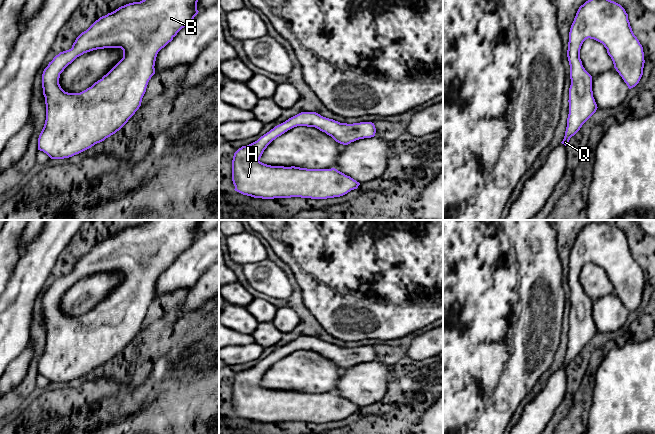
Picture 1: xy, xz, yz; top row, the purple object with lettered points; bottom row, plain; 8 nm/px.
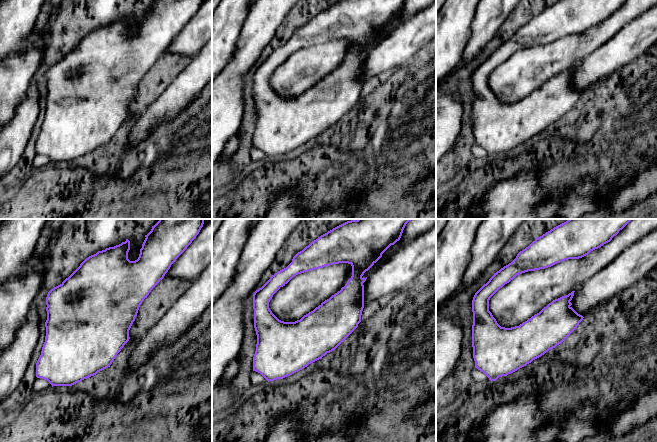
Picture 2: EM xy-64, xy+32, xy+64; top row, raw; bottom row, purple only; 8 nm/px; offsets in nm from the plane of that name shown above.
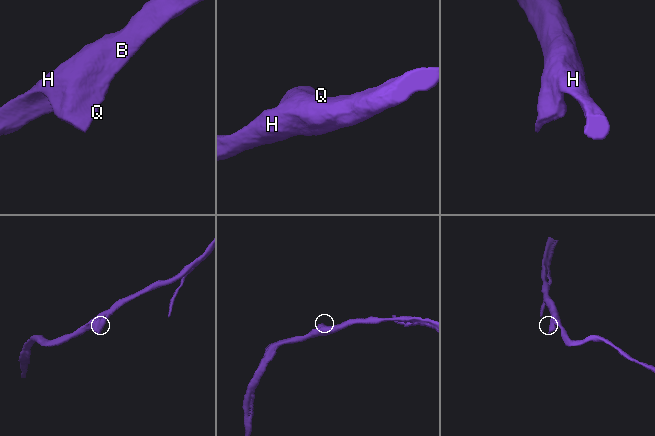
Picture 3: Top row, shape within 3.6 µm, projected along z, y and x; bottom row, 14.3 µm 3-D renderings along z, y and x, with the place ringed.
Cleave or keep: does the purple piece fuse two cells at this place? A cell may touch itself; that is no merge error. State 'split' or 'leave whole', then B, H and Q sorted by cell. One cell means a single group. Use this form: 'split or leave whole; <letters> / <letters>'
leave whole; B H Q

